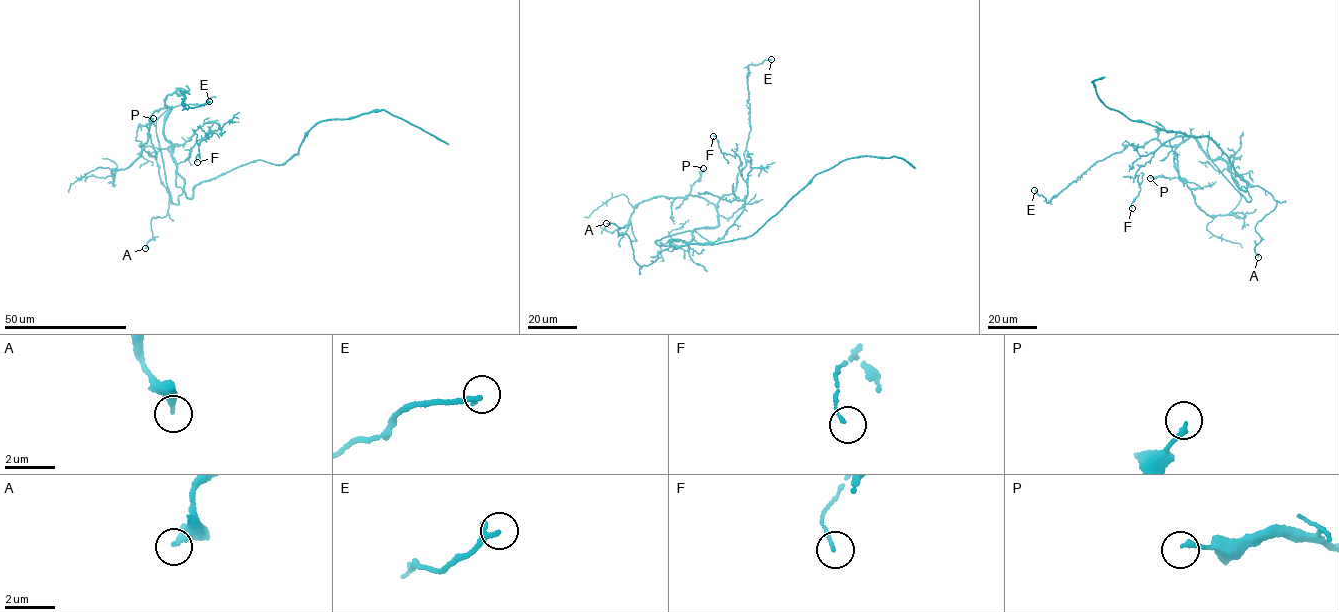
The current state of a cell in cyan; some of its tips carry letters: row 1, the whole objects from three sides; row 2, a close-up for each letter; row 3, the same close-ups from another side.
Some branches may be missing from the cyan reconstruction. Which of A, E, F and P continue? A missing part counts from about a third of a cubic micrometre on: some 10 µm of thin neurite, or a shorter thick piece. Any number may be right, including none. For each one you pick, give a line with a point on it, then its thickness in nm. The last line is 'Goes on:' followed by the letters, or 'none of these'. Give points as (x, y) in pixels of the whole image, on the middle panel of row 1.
Goes on: none of these

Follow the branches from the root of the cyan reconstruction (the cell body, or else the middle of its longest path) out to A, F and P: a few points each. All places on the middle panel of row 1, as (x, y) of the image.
A: (683, 246), (672, 240), (688, 249), (670, 246), (641, 266), (627, 234), (606, 223)
F: (683, 246), (676, 248), (670, 242), (715, 241), (743, 211), (747, 187), (739, 157), (722, 153), (713, 136)
P: (683, 246), (676, 248), (670, 242), (686, 243), (694, 230), (718, 225), (715, 206), (690, 193), (703, 168)

